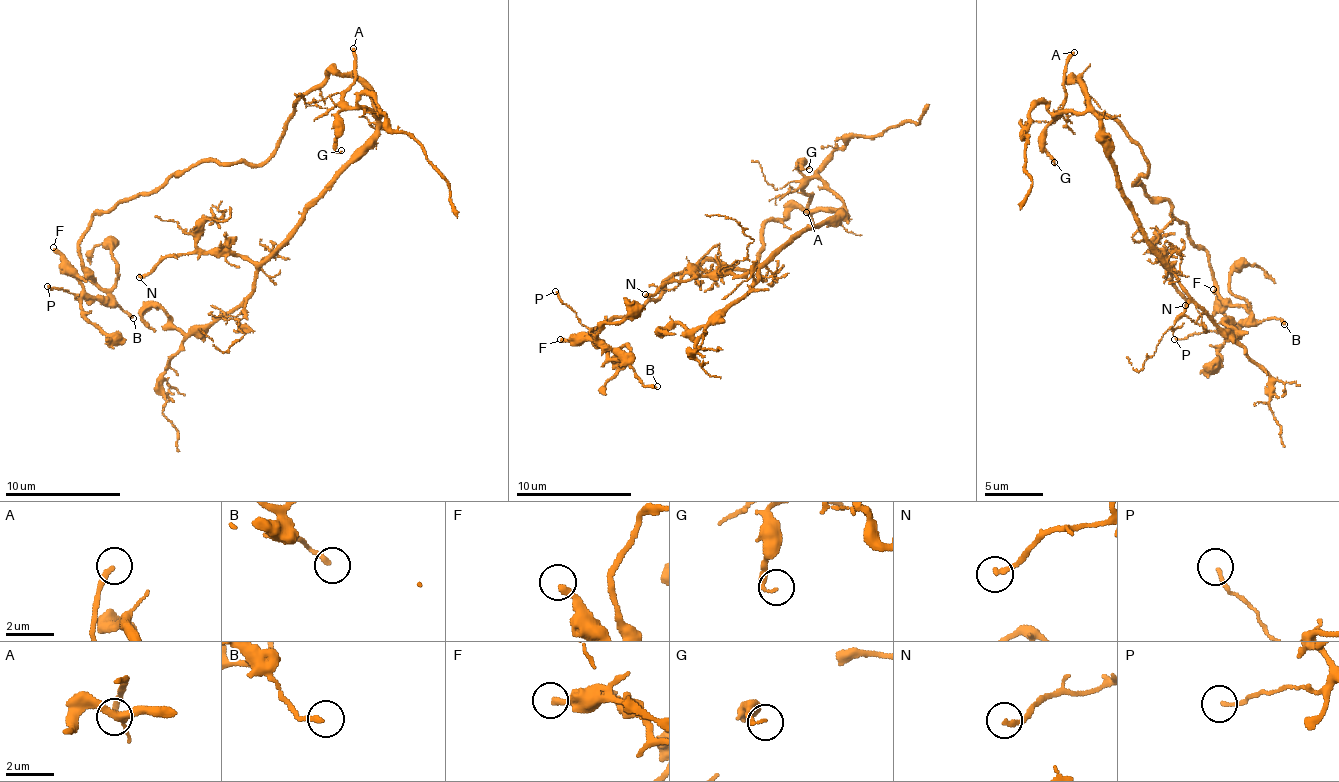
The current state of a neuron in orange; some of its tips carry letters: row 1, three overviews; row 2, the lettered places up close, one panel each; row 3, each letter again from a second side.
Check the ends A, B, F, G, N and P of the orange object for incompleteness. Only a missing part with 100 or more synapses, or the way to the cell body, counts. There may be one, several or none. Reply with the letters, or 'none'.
A

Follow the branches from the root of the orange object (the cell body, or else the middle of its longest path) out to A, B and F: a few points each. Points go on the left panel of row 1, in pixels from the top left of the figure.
A: (322, 81), (332, 71), (352, 74), (378, 115), (352, 109), (343, 98), (354, 80), (353, 48)
B: (322, 81), (296, 101), (281, 142), (259, 164), (193, 163), (89, 220), (82, 260), (110, 304), (133, 318)
F: (322, 81), (296, 101), (281, 142), (259, 164), (193, 163), (96, 214), (79, 245), (81, 278), (53, 247)

